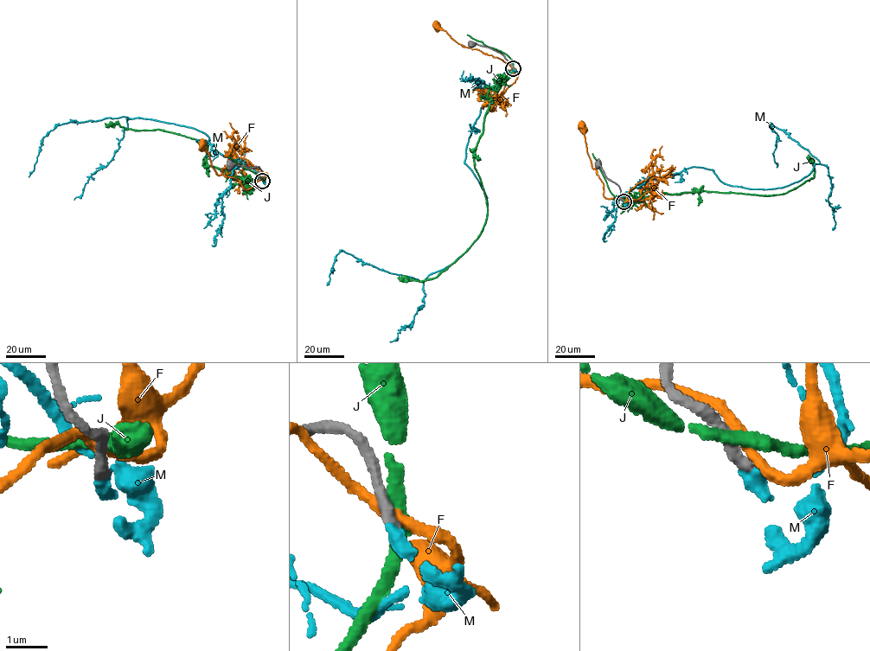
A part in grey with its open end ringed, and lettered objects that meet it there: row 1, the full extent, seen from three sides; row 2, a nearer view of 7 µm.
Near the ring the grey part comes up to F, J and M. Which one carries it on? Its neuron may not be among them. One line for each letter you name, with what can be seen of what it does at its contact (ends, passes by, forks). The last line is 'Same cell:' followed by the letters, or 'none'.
M: it ends there
Same cell: M

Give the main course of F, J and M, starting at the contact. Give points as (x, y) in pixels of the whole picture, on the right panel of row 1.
F: (623, 201), (604, 195), (603, 183), (587, 153), (584, 129)
J: (622, 200), (662, 193), (713, 191), (782, 194), (814, 177), (813, 162), (808, 155)
M: (623, 201), (644, 180), (693, 167), (749, 188), (801, 179), (819, 162), (770, 124), (777, 135), (777, 167)

